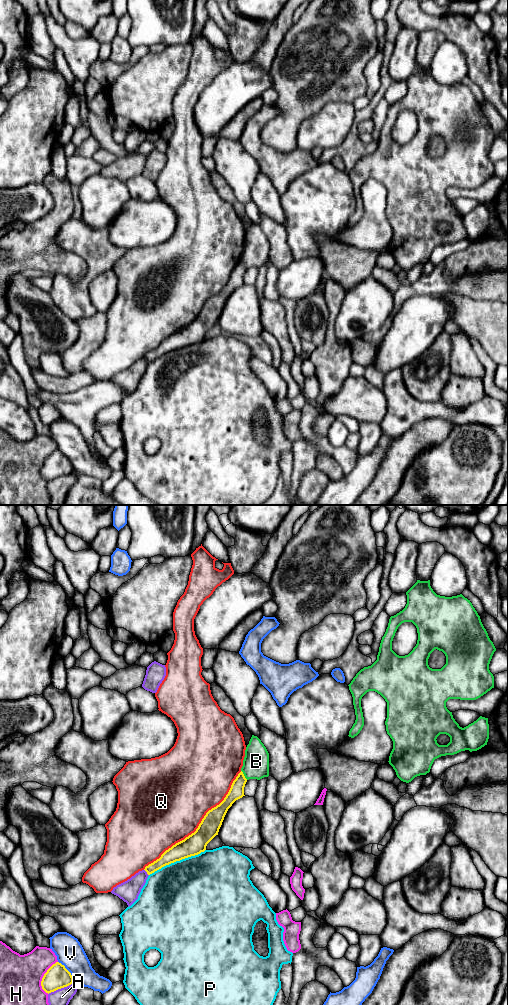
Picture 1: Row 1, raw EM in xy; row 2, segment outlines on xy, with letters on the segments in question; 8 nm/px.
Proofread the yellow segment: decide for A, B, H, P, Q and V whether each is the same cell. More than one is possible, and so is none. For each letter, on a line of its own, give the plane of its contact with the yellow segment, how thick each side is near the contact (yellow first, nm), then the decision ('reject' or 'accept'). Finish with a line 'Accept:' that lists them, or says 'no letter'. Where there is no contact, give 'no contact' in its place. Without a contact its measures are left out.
A: xy | 190/160 nm | reject
B: xy | 120/200 nm | reject
H: xy | 190/360 nm | reject
P: xy | 170/480 nm | reject
Q: xy | 170/480 nm | reject
V: xy | 190/220 nm | reject
Accept: no letter

